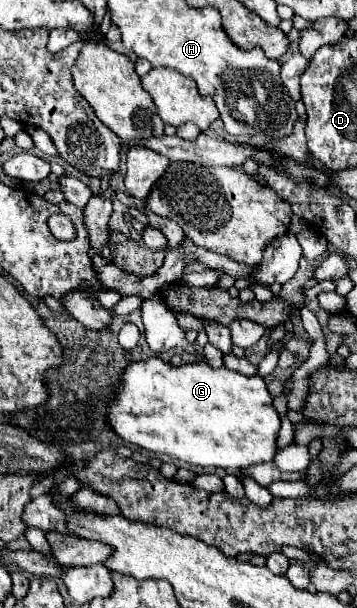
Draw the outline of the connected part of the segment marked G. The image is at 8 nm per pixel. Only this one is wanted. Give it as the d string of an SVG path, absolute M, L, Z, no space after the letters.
M157 356L145 362L131 362L127 366L117 400L107 412L107 422L125 442L147 448L149 452L167 454L205 468L213 466L235 470L247 470L255 464L273 462L277 454L277 436L281 430L279 412L275 410L273 396L269 394L261 376L243 376L225 366L215 370L205 362L181 364L173 368Z

